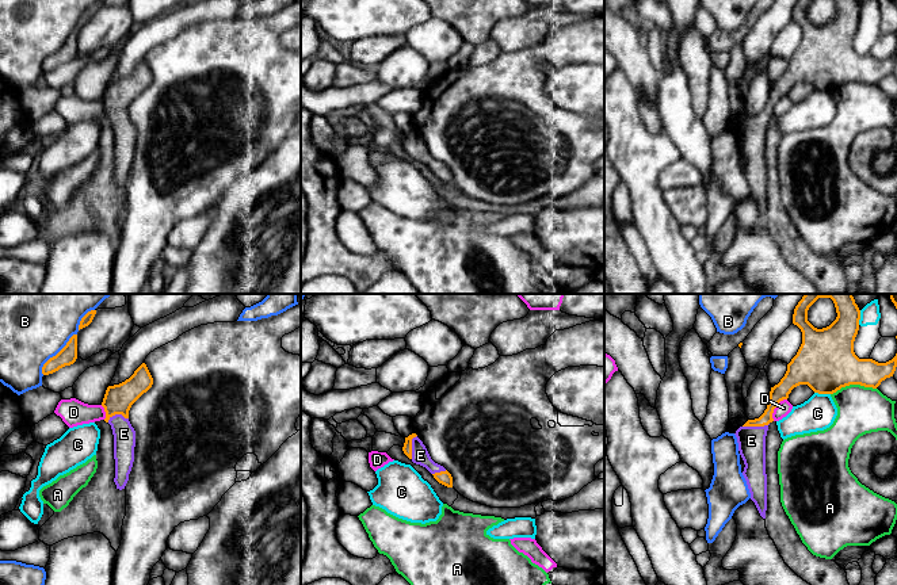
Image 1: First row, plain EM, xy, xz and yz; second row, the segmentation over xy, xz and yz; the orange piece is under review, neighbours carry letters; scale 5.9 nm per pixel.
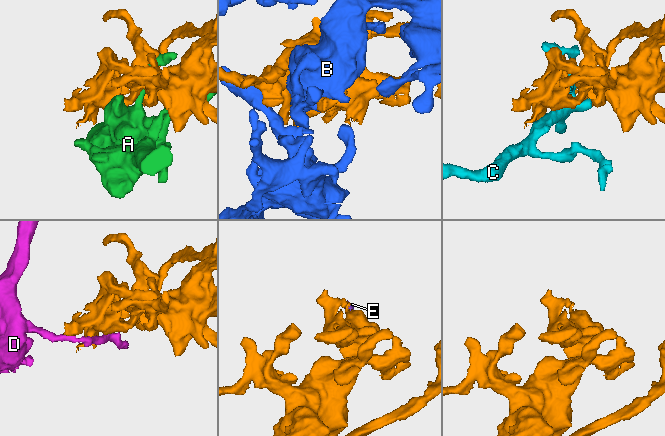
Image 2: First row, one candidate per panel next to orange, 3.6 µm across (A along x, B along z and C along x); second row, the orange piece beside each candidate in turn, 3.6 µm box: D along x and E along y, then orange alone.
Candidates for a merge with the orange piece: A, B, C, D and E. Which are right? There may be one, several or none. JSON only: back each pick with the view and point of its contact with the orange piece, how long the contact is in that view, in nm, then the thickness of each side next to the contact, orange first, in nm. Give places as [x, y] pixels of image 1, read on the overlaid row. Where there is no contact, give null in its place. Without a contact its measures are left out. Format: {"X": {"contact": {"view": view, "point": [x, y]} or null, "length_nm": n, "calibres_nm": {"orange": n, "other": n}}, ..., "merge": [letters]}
{"E": {"contact": {"view": "yz", "point": [755, 425]}, "length_nm": 160, "calibres_nm": {"orange": 100, "other": 160}}, "merge": ["E"]}

